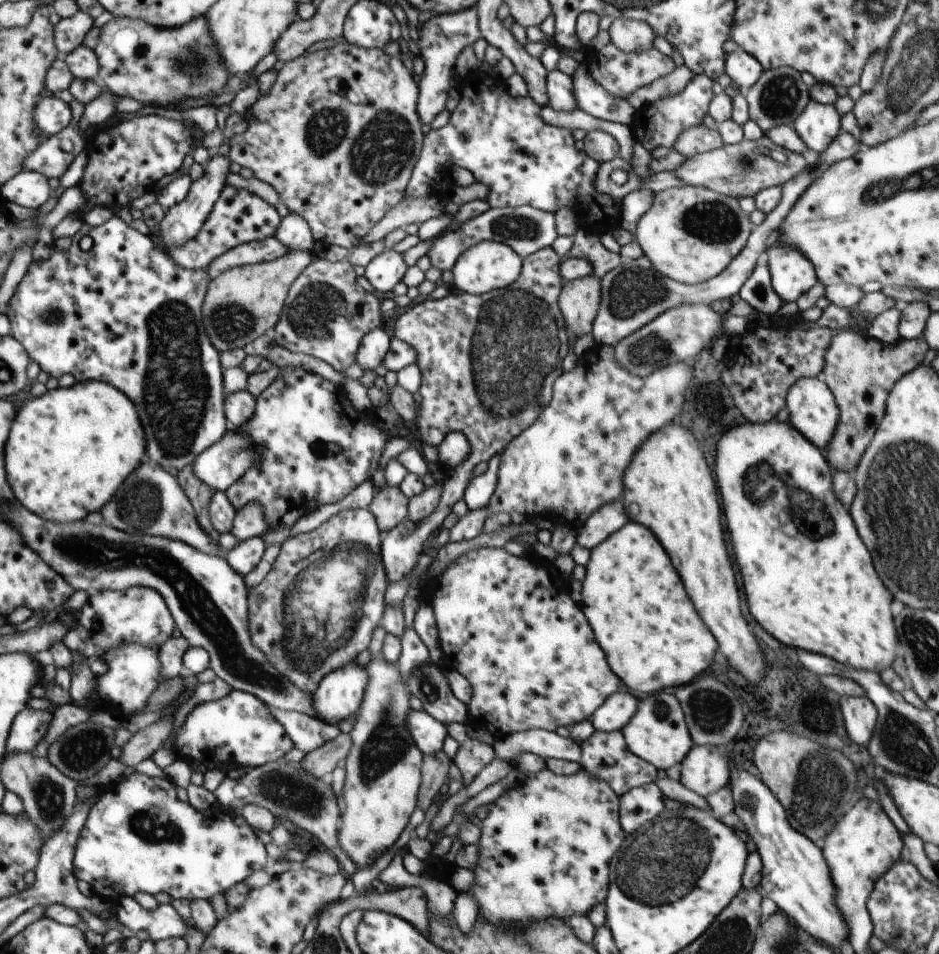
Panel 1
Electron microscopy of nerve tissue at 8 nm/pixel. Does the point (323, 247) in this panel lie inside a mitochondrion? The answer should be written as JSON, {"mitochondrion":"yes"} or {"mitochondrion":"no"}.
{"mitochondrion":"no"}

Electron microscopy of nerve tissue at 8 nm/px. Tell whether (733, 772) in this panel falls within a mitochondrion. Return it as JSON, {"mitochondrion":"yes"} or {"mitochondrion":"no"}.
{"mitochondrion":"no"}

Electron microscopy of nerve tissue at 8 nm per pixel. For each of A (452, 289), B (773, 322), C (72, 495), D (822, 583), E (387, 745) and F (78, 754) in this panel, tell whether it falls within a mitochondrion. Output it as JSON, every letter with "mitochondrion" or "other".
{"A":"other","B":"other","C":"other","D":"other","E":"mitochondrion","F":"mitochondrion"}

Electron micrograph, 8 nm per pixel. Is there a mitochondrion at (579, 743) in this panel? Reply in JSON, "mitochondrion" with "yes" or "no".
{"mitochondrion":"no"}

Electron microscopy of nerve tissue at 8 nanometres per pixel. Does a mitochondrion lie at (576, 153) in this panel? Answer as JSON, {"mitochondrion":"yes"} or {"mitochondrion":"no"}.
{"mitochondrion":"no"}

